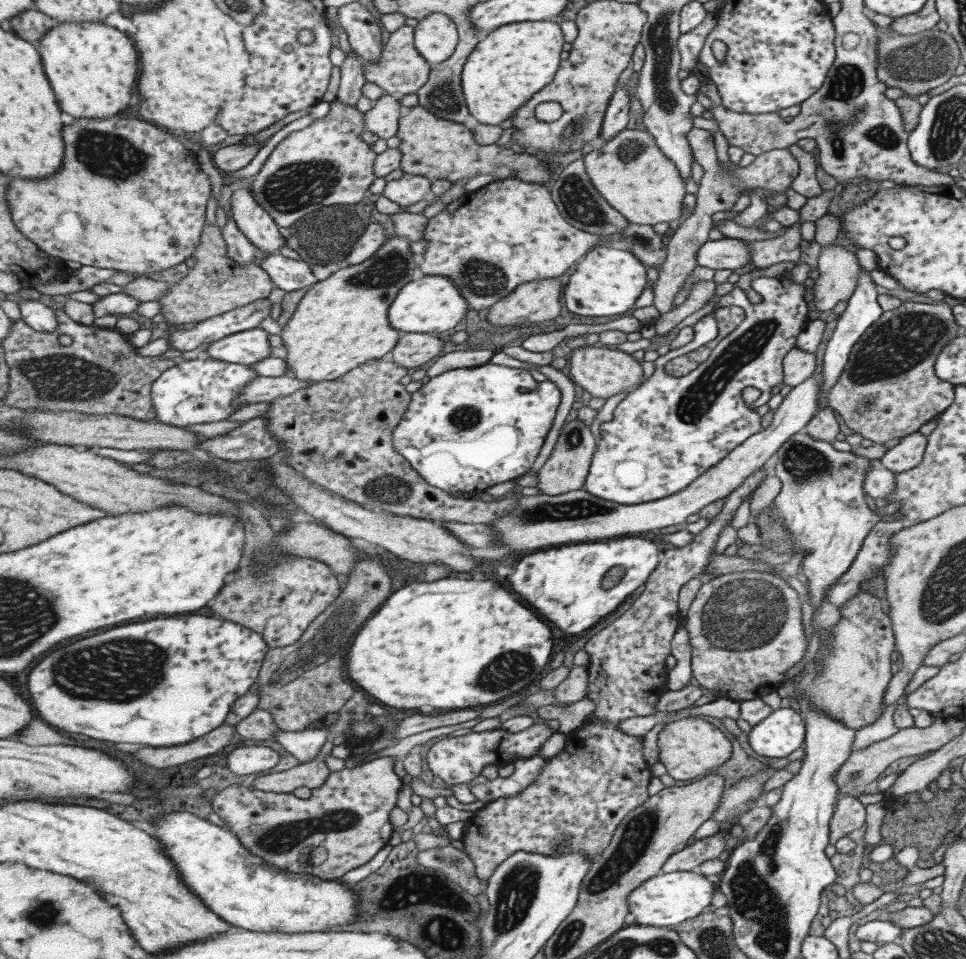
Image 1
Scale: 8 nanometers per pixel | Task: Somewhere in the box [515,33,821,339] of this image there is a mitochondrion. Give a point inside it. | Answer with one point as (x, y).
(578, 201)

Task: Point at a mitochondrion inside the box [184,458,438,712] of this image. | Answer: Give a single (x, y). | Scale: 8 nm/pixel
(332, 634)

